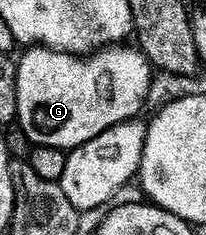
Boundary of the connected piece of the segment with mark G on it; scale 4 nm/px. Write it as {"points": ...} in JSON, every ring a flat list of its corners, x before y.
{"points":[[29,47,24,50,25,58,17,61,17,121,34,146,72,151,91,143,91,139,103,135,103,131,121,125,124,121,132,121,140,114,137,112,144,107,145,100,149,97,155,70,140,48,125,48,129,47,109,49,86,59,56,53,53,49,44,47]]}

